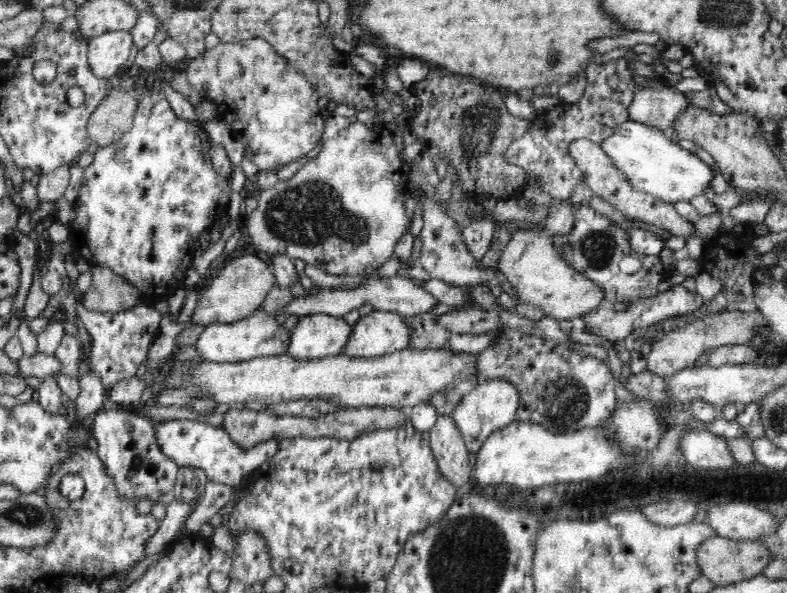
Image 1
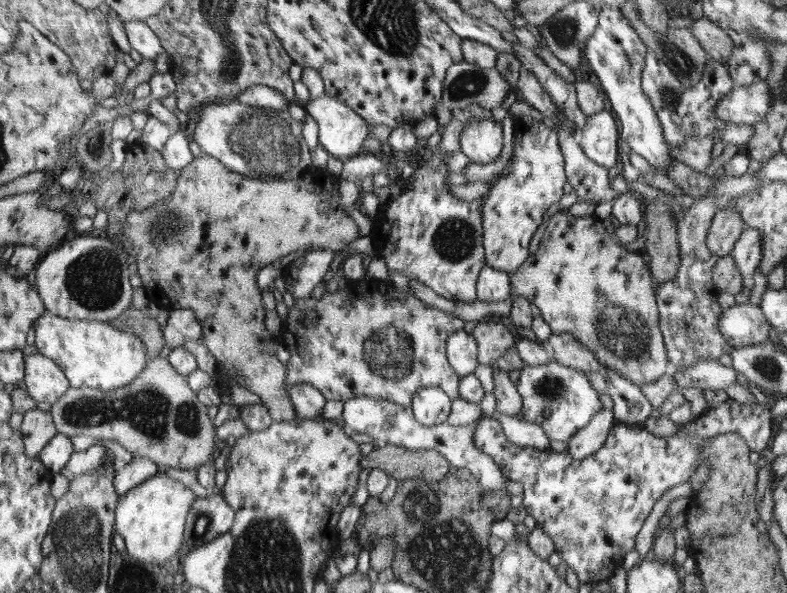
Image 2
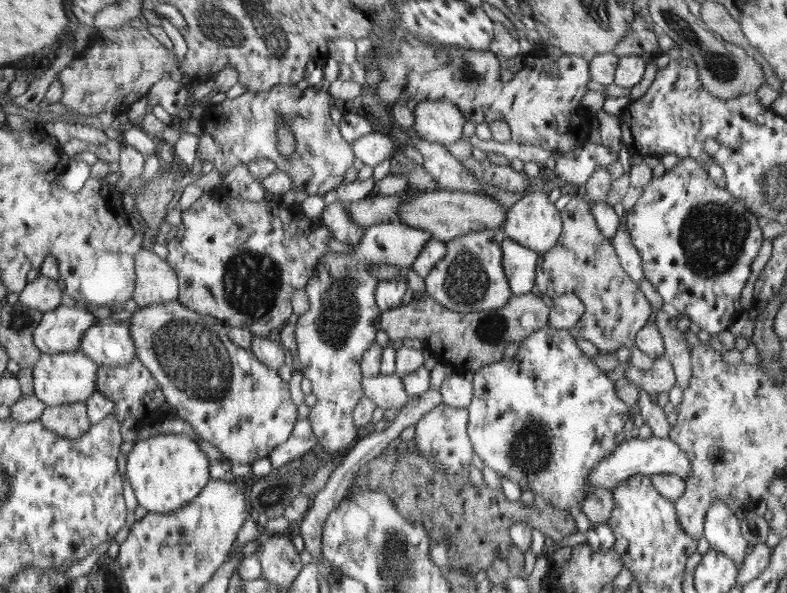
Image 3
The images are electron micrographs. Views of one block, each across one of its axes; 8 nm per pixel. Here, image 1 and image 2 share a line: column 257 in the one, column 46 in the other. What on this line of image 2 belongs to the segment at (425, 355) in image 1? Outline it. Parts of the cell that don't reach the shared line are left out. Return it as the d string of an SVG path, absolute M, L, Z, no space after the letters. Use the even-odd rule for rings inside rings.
M40 353L26 356L23 387L37 404L54 405L71 386L63 369Z

